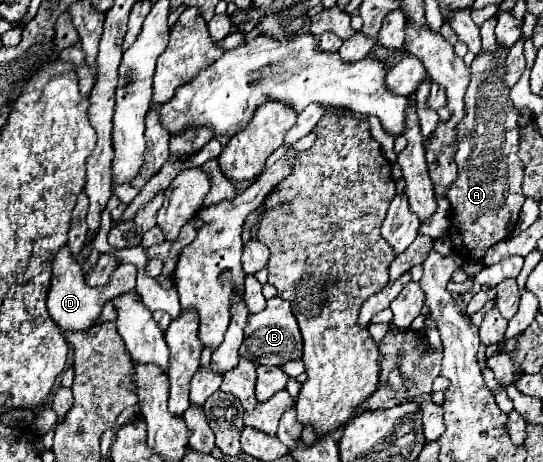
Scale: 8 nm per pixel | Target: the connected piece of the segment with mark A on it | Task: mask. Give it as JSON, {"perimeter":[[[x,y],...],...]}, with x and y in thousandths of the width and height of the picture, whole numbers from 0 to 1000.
{"perimeter":[[[919,97],[915,115],[886,110],[867,136],[867,180],[856,201],[856,253],[842,266],[842,387],[823,409],[831,435],[831,489],[827,506],[834,530],[856,556],[890,561],[901,535],[934,517],[956,474],[967,439],[959,413],[963,353],[952,340],[956,240],[937,214],[930,184],[930,128],[937,102]]]}

